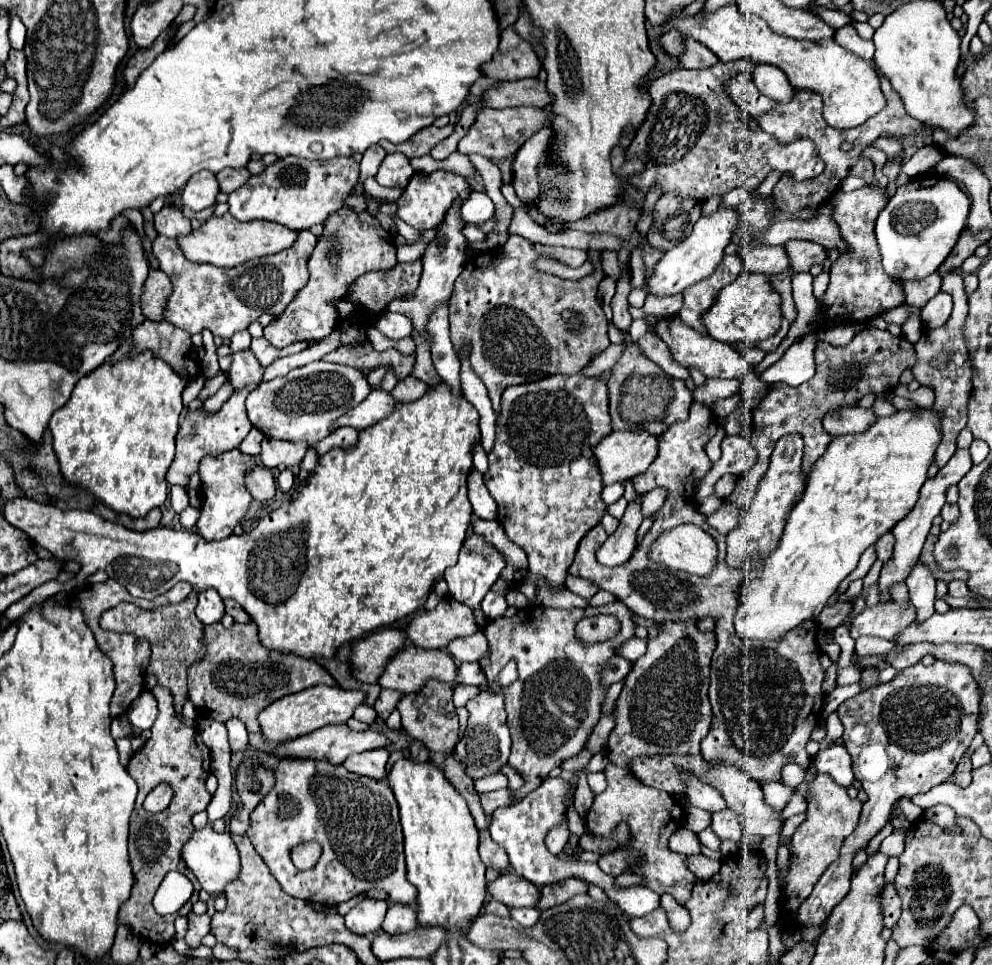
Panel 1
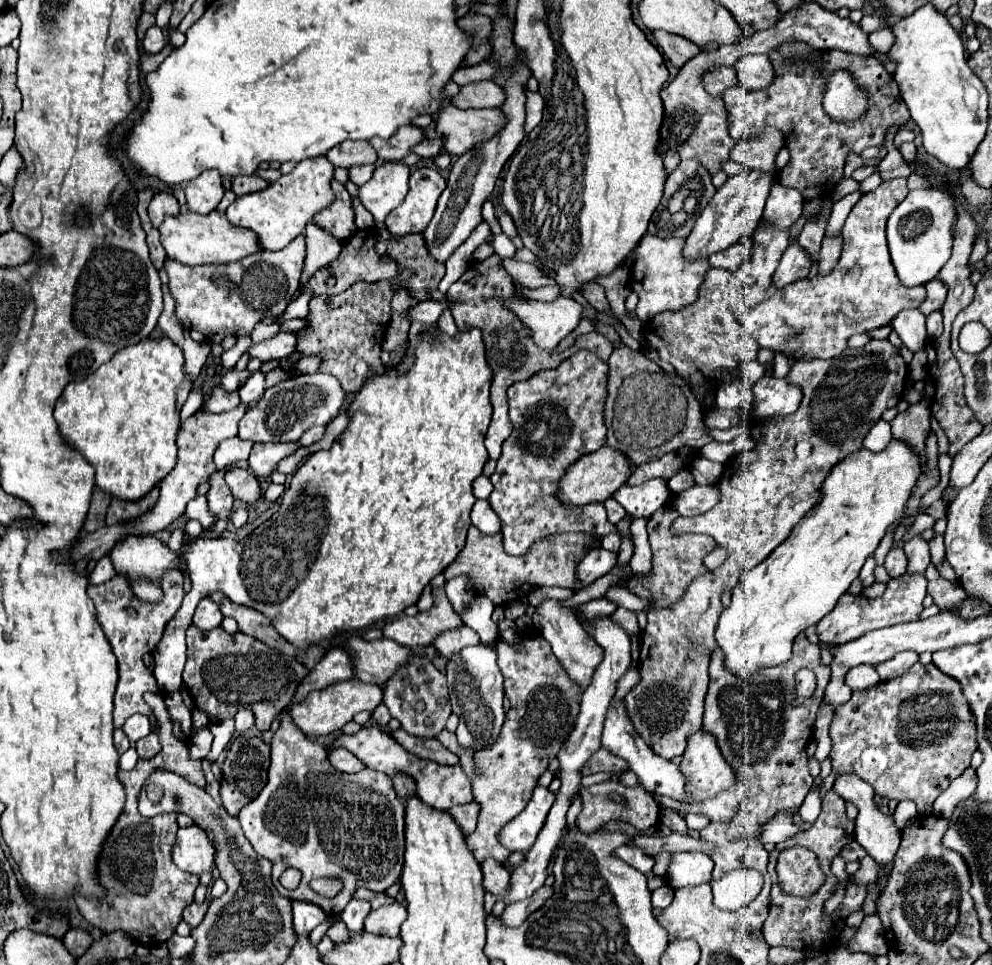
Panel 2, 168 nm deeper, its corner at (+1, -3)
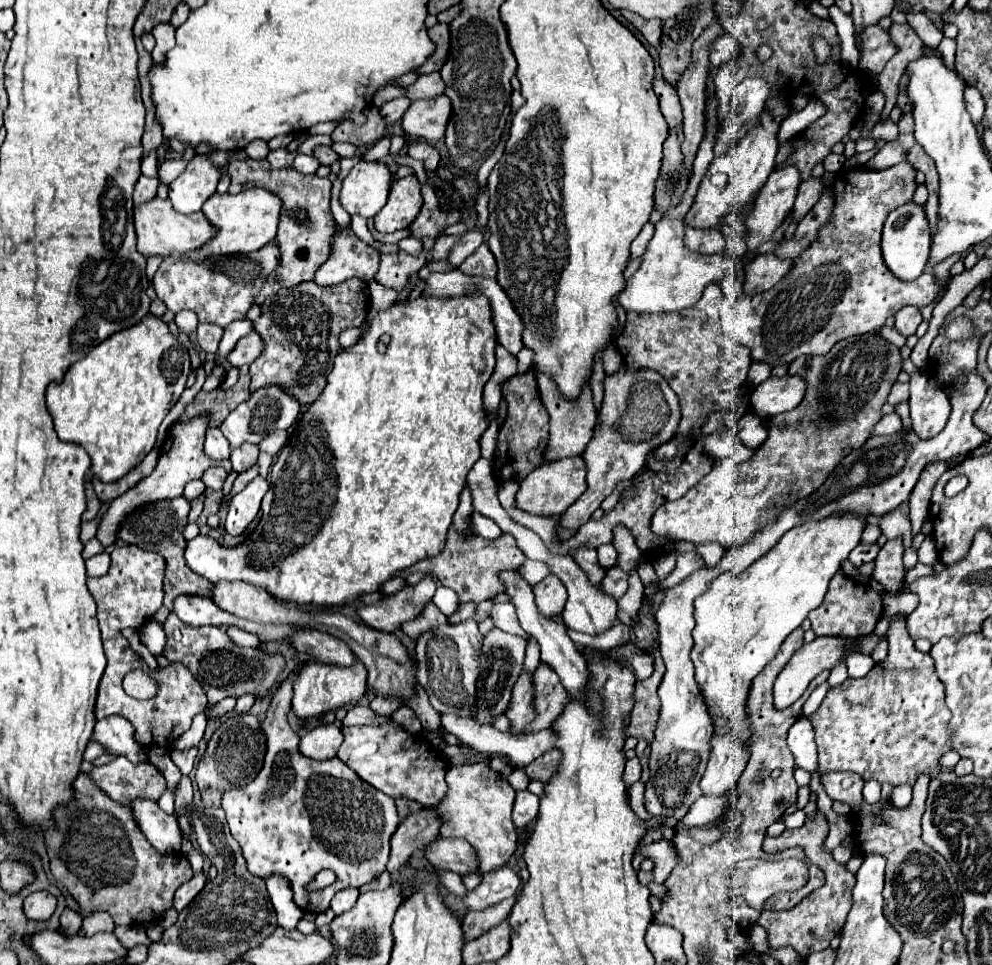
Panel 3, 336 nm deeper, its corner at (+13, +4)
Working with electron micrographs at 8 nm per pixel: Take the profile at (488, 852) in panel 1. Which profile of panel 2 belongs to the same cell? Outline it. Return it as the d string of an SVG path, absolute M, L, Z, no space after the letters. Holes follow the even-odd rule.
M535 629L525 631L517 645L507 643L501 637L489 645L497 653L497 665L505 677L505 693L511 701L511 709L507 711L501 737L489 745L489 749L475 753L481 777L473 781L473 795L475 801L481 803L481 813L477 829L467 835L467 845L479 863L489 857L503 863L509 857L509 849L497 841L497 833L525 809L539 777L547 771L549 761L557 757L563 741L571 735L579 715L583 689L563 673L563 665L555 661L551 645L547 645L543 635Z

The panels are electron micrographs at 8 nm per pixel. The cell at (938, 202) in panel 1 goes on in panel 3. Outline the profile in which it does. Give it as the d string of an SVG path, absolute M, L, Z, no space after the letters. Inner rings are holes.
M915 202L903 204L899 210L893 210L887 216L887 222L883 226L883 260L887 268L901 280L915 280L923 274L927 258L929 258L929 246L931 246L931 232L929 222L925 218L925 210L917 206Z

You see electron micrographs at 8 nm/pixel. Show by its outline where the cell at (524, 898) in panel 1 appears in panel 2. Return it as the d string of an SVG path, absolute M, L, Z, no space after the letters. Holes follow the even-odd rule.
M495 859L483 861L481 869L483 869L483 887L485 887L485 891L489 891L495 897L505 897L511 873Z

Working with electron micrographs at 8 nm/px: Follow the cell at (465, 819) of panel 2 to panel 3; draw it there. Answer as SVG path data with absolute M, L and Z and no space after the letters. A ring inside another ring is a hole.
M419 810L407 816L391 836L391 856L387 870L395 872L409 860L409 856L433 842L439 836L439 826L441 820L435 818L435 810Z

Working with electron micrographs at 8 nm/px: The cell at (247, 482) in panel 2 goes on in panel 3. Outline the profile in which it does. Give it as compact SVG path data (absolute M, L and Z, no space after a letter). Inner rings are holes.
M215 466L215 468L207 468L207 470L205 470L201 482L203 482L207 488L211 488L211 490L221 490L225 478L227 478L227 472L225 472L223 468Z

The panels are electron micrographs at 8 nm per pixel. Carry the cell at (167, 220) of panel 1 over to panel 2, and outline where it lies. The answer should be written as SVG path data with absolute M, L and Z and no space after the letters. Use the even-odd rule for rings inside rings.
M157 193L149 205L149 217L151 217L153 227L159 227L167 215L177 217L179 215L179 203L171 193Z

